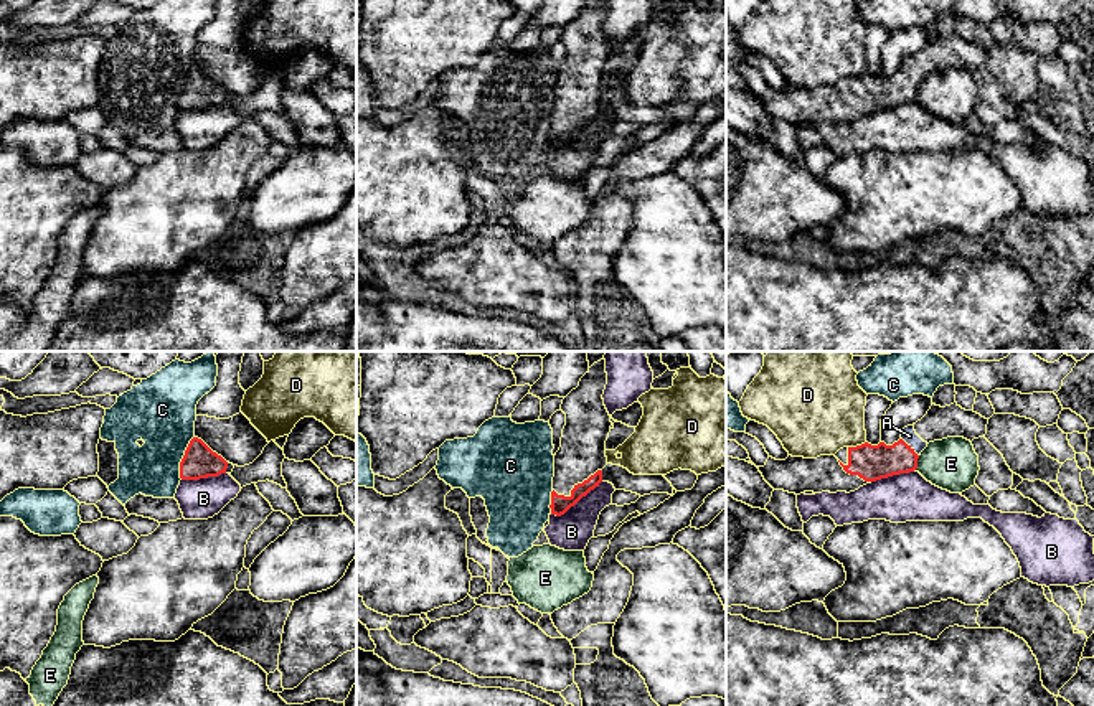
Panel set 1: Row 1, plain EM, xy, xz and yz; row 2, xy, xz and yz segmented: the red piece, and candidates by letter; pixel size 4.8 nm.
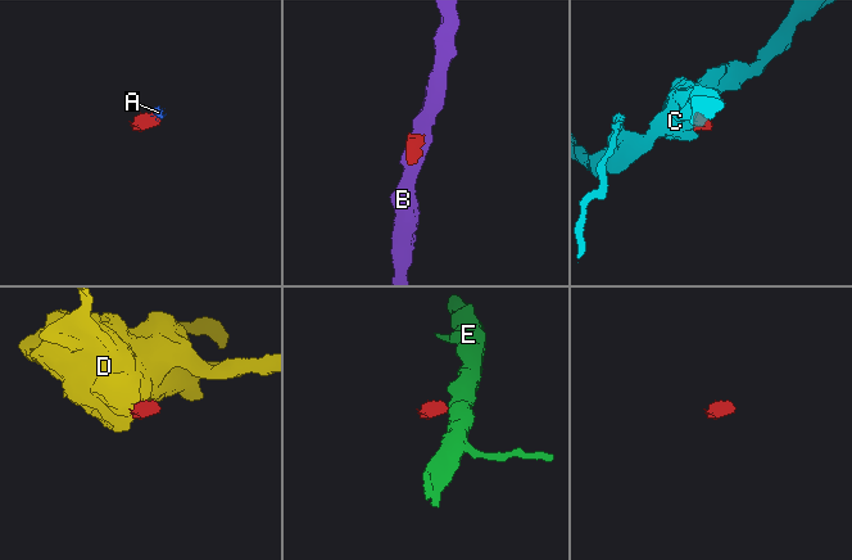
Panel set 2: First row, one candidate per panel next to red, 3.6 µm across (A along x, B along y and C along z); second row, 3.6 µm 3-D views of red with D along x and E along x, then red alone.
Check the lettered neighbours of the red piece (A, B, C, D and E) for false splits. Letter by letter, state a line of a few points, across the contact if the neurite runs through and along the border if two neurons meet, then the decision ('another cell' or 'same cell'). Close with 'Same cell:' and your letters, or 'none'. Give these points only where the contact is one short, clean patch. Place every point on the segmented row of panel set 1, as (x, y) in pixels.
A: line yz (870, 462), (898, 459), (910, 447), (910, 436); same cell
B: line xz (601, 480), (563, 513), (550, 513); another cell
C: line xy (193, 436), (180, 462), (180, 479); another cell
D: line yz (865, 441), (848, 447); another cell
E: line yz (919, 456), (914, 469); another cell
Same cell: A

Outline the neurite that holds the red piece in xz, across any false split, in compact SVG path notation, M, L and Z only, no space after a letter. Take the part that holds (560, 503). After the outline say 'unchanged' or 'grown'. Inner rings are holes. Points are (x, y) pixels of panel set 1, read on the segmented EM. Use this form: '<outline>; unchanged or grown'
M606 360L594 363L561 404L566 414L554 455L551 515L561 516L602 482L611 416L604 406Z; grown

